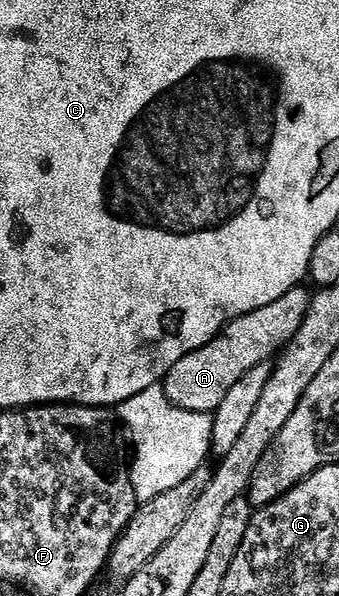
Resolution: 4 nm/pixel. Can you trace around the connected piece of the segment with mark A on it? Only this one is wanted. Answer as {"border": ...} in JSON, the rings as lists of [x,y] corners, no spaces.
{"border":[[[299,286],[288,290],[284,298],[276,298],[276,302],[268,302],[268,306],[260,306],[260,310],[252,310],[252,314],[244,314],[236,318],[207,344],[200,346],[200,350],[192,350],[192,354],[180,358],[180,362],[172,366],[164,381],[168,399],[176,406],[180,406],[180,410],[214,413],[220,406],[220,402],[224,402],[228,390],[232,390],[232,386],[236,386],[236,382],[240,382],[240,378],[244,378],[248,370],[273,361],[282,349],[293,341],[296,330],[300,330],[300,322],[304,322],[304,314],[308,314],[310,309],[311,293],[305,292],[304,289],[305,287]]]}

